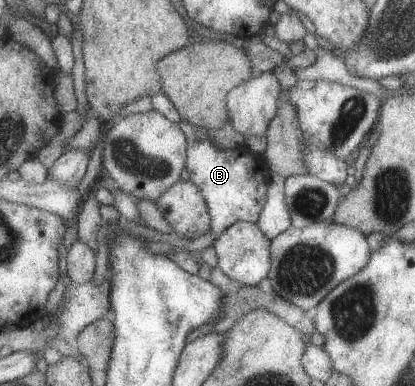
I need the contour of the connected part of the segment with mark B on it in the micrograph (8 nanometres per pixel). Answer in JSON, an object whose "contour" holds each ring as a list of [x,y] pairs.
{"contour":[[[181,120],[177,126],[186,140],[184,167],[188,180],[199,189],[203,197],[210,218],[209,231],[213,241],[217,240],[222,230],[235,222],[247,221],[255,224],[265,206],[268,185],[264,183],[265,178],[255,165],[254,155],[243,154],[239,149],[223,150],[215,147],[209,140],[206,129],[187,121]]]}

